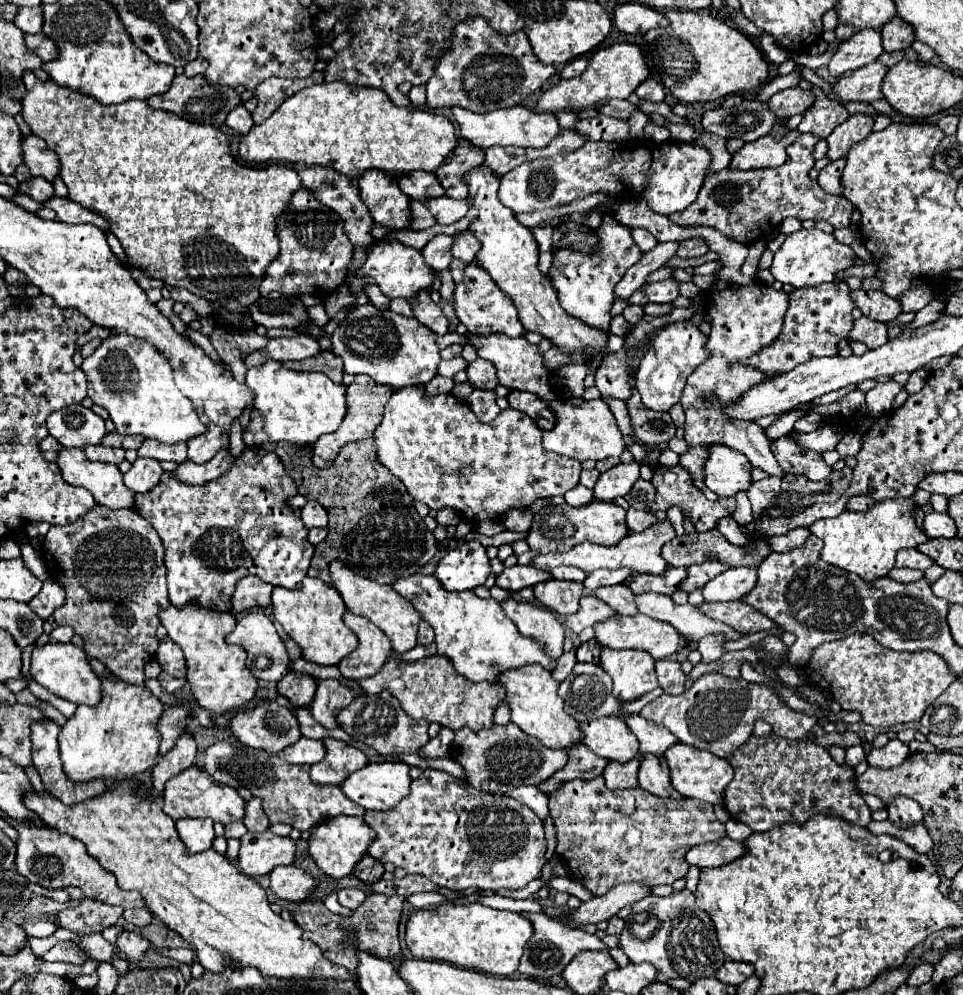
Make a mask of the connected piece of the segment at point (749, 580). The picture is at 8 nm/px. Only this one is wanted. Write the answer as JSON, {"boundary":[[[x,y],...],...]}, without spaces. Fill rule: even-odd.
{"boundary":[[[737,566],[721,572],[709,580],[703,588],[703,596],[709,602],[731,602],[741,600],[757,584],[757,570]]]}

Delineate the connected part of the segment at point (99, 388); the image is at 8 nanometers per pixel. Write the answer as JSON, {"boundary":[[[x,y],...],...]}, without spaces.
{"boundary":[[[127,334],[109,336],[83,360],[81,370],[89,382],[89,398],[109,412],[119,434],[143,434],[177,444],[205,432],[195,406],[175,386],[171,364],[149,342]]]}

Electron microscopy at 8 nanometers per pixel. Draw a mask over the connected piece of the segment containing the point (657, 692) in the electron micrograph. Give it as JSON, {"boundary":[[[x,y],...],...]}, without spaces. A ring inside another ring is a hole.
{"boundary":[[[657,687],[655,690],[645,694],[633,702],[622,702],[621,711],[625,714],[638,714],[645,705],[658,698],[662,693],[663,689]]]}

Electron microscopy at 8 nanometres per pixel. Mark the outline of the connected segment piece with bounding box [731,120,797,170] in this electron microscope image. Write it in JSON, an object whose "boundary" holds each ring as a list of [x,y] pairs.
{"boundary":[[[779,120],[775,128],[755,142],[747,142],[731,160],[733,170],[753,170],[753,168],[777,168],[787,160],[785,148],[795,140],[797,132],[785,128],[785,120]]]}

